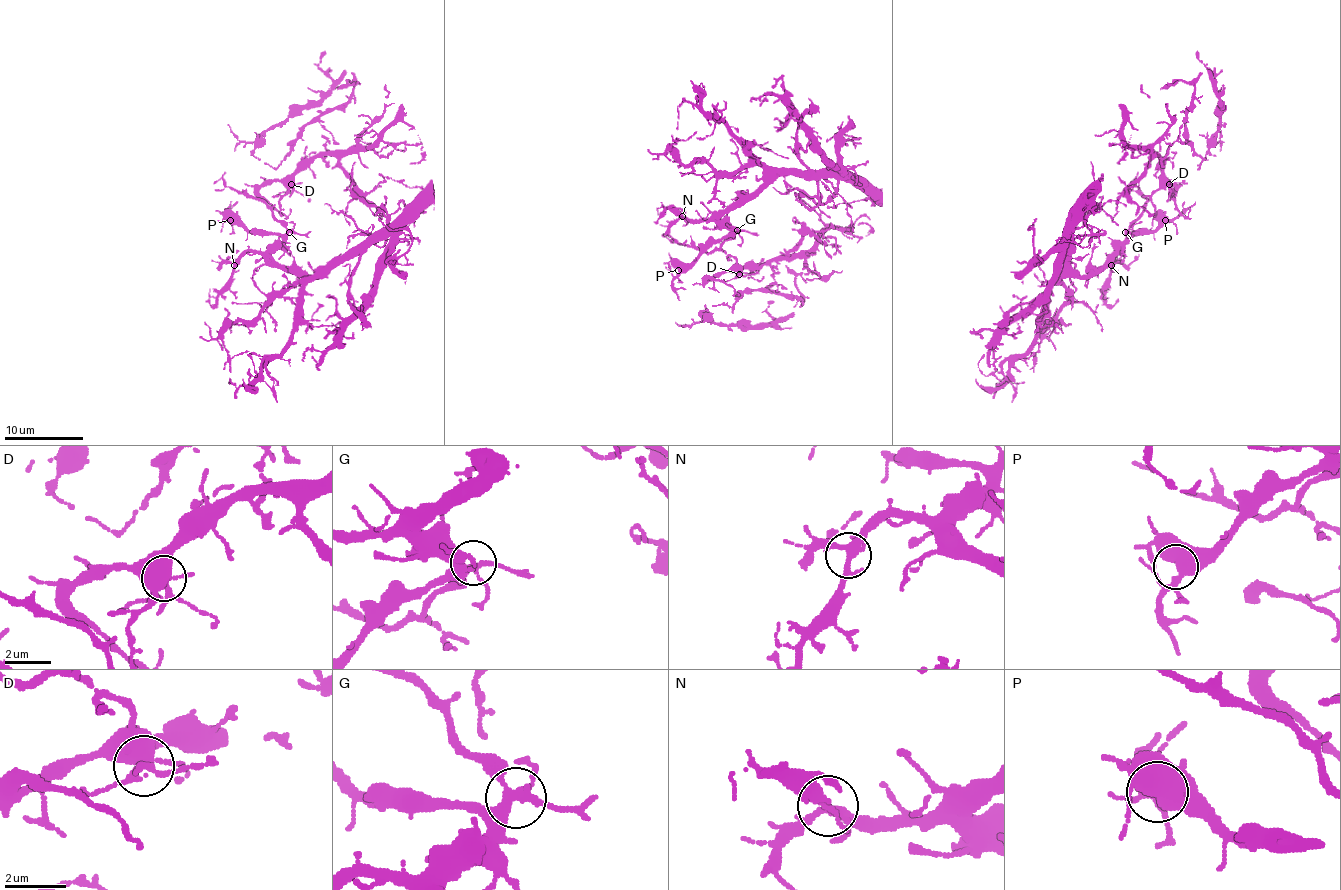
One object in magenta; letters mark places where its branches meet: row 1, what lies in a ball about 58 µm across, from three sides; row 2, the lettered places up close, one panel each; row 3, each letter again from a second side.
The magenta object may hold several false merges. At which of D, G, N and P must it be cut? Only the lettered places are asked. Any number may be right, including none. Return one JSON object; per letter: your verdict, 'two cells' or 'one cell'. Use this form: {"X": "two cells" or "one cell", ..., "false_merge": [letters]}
{"D": "one cell", "G": "one cell", "N": "one cell", "P": "one cell", "false_merge": []}

